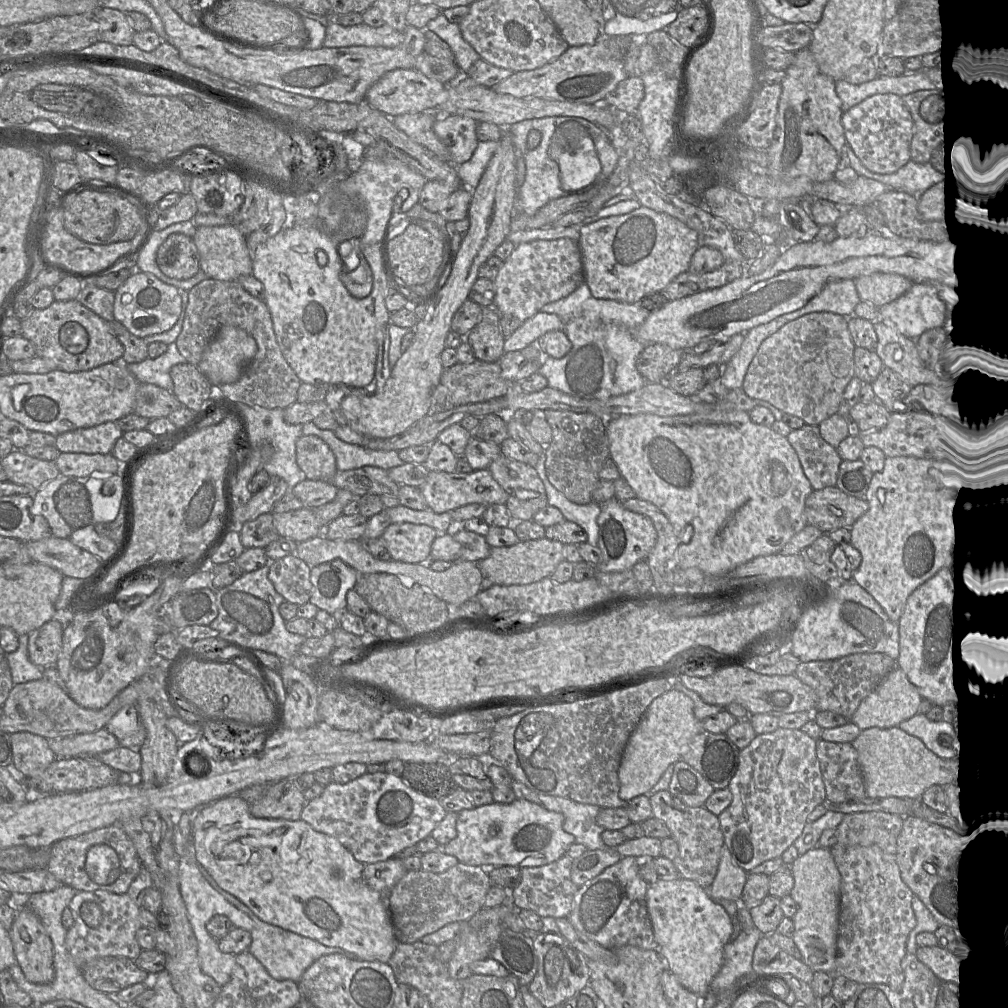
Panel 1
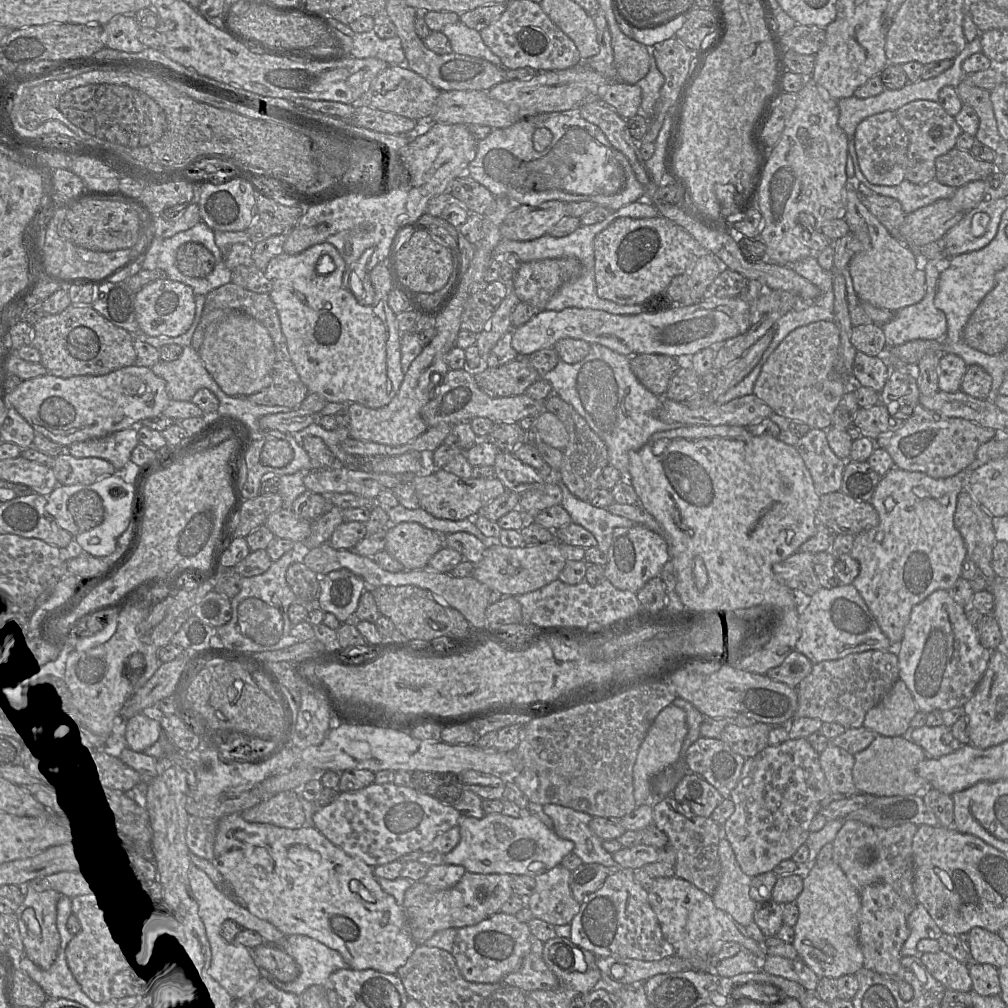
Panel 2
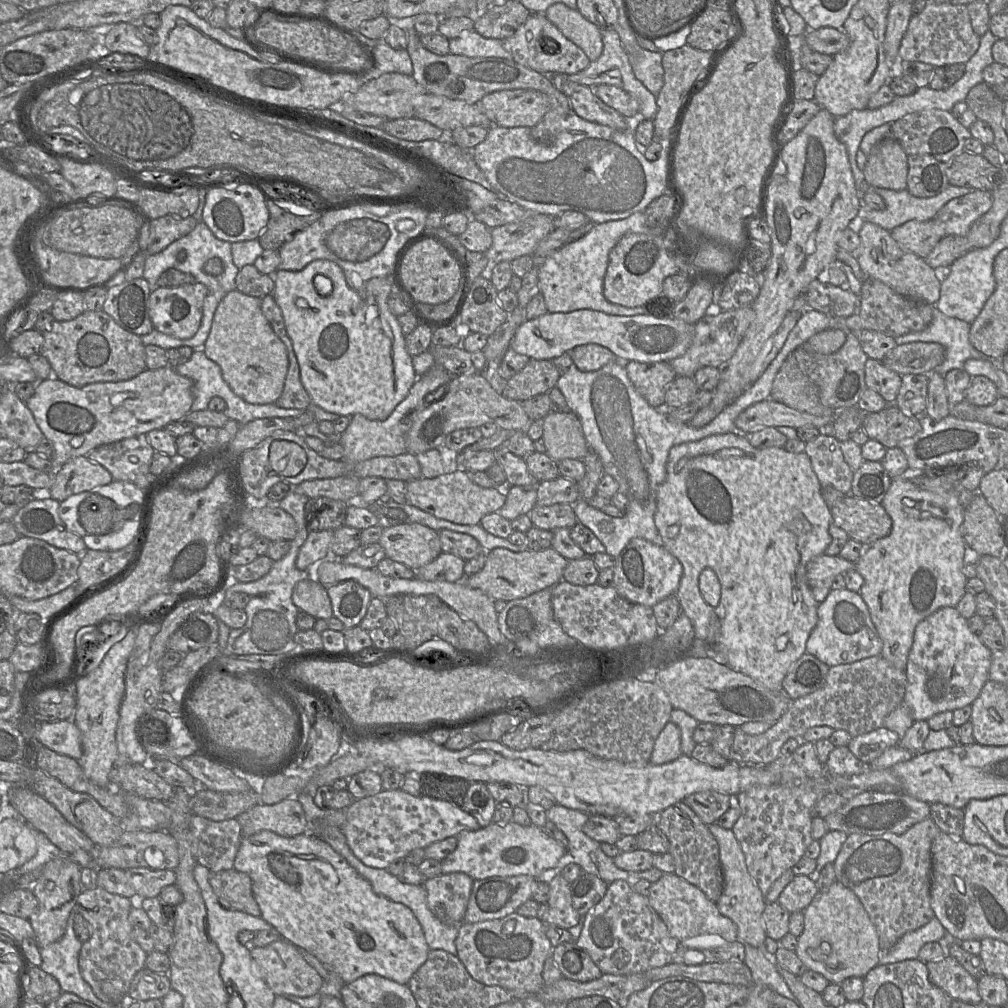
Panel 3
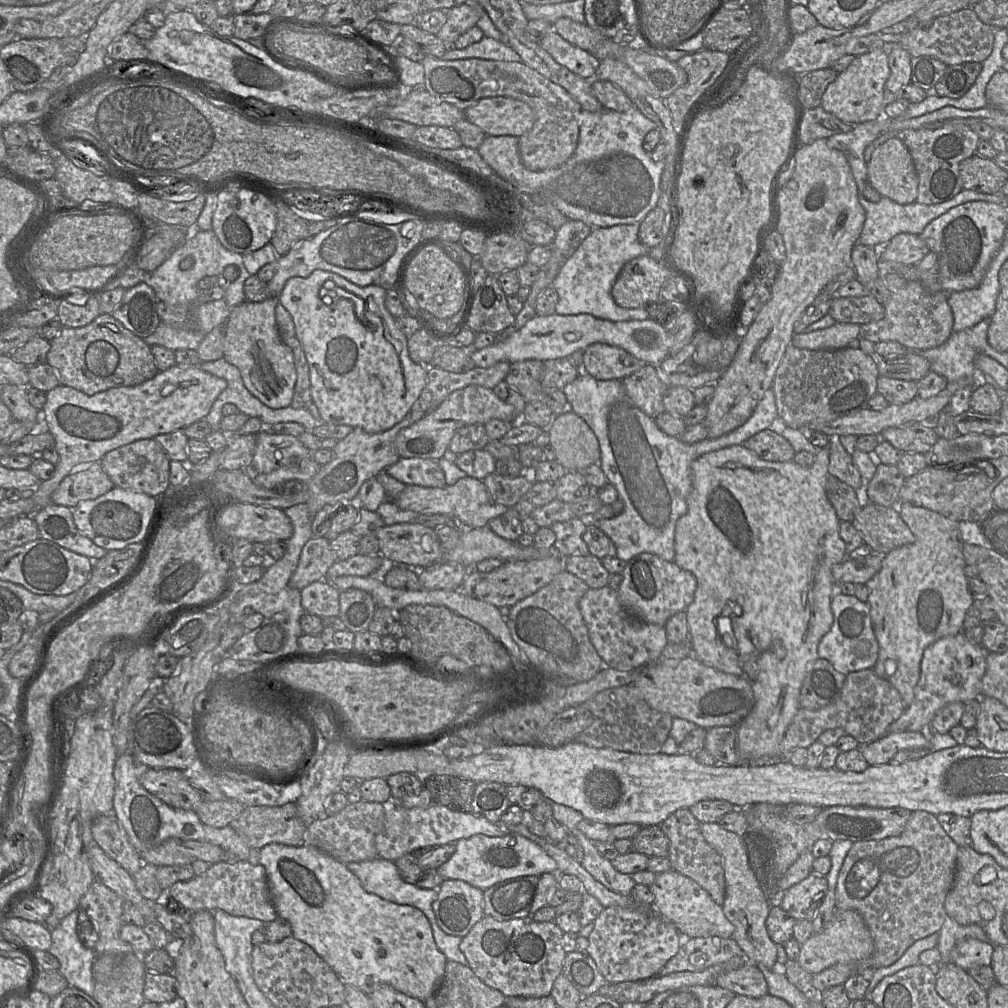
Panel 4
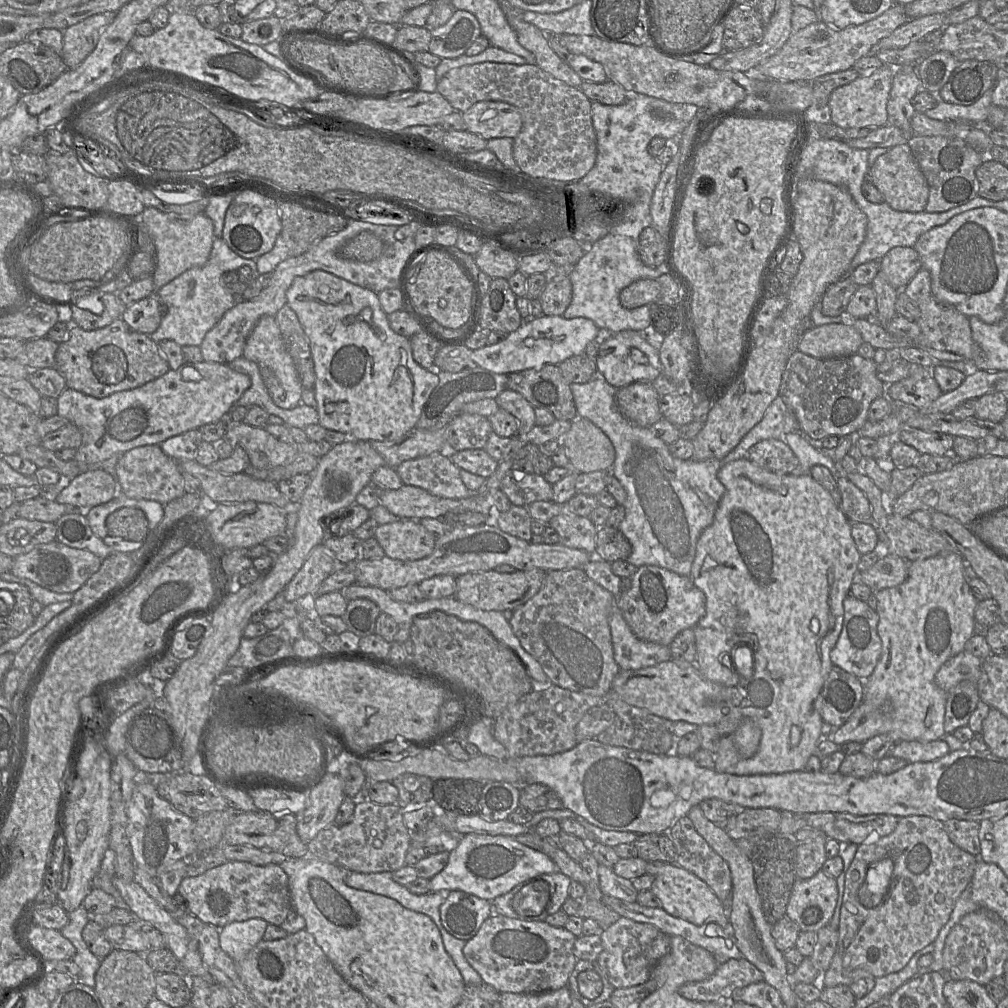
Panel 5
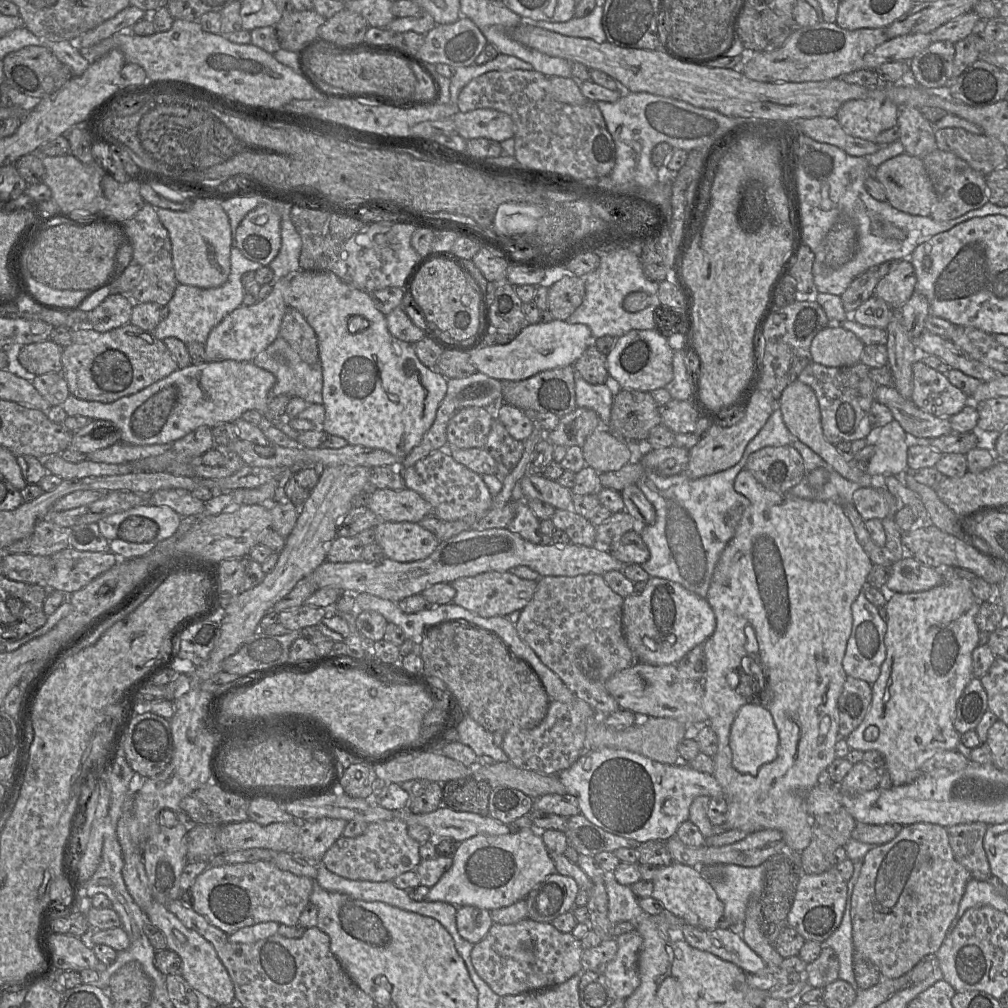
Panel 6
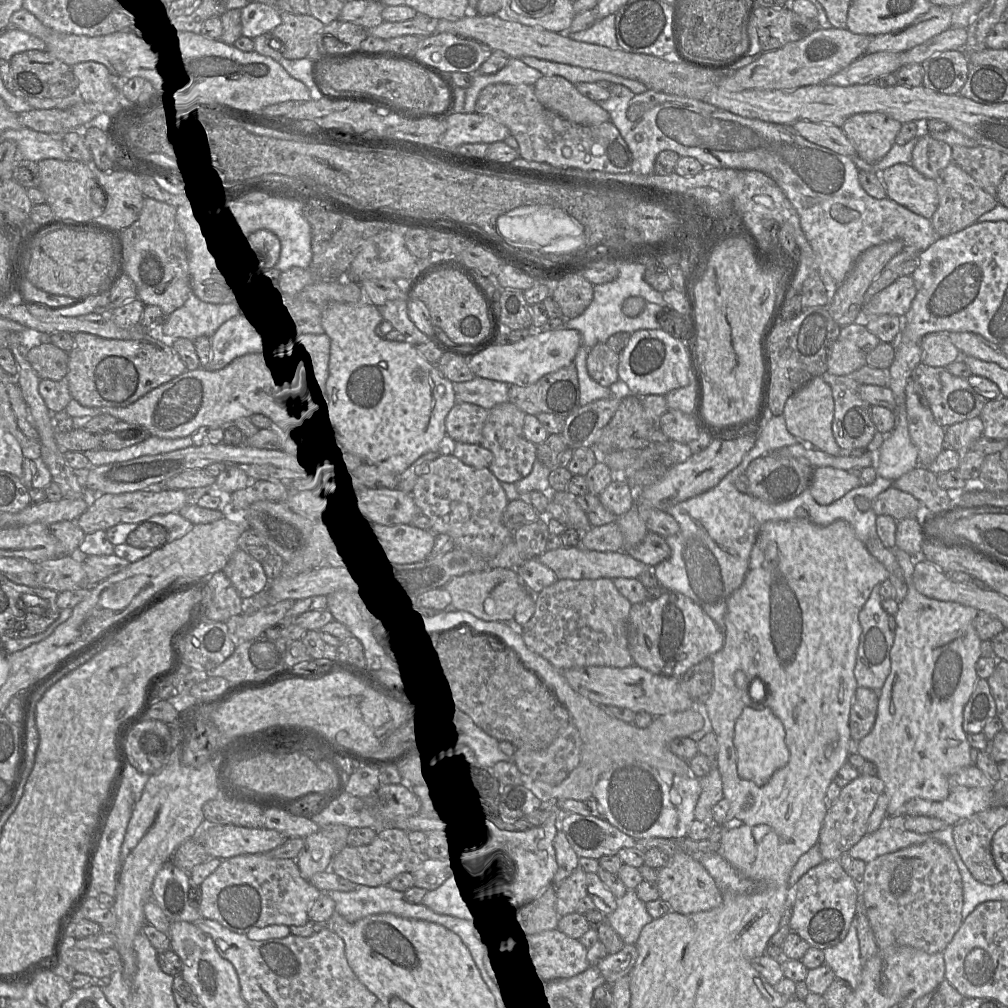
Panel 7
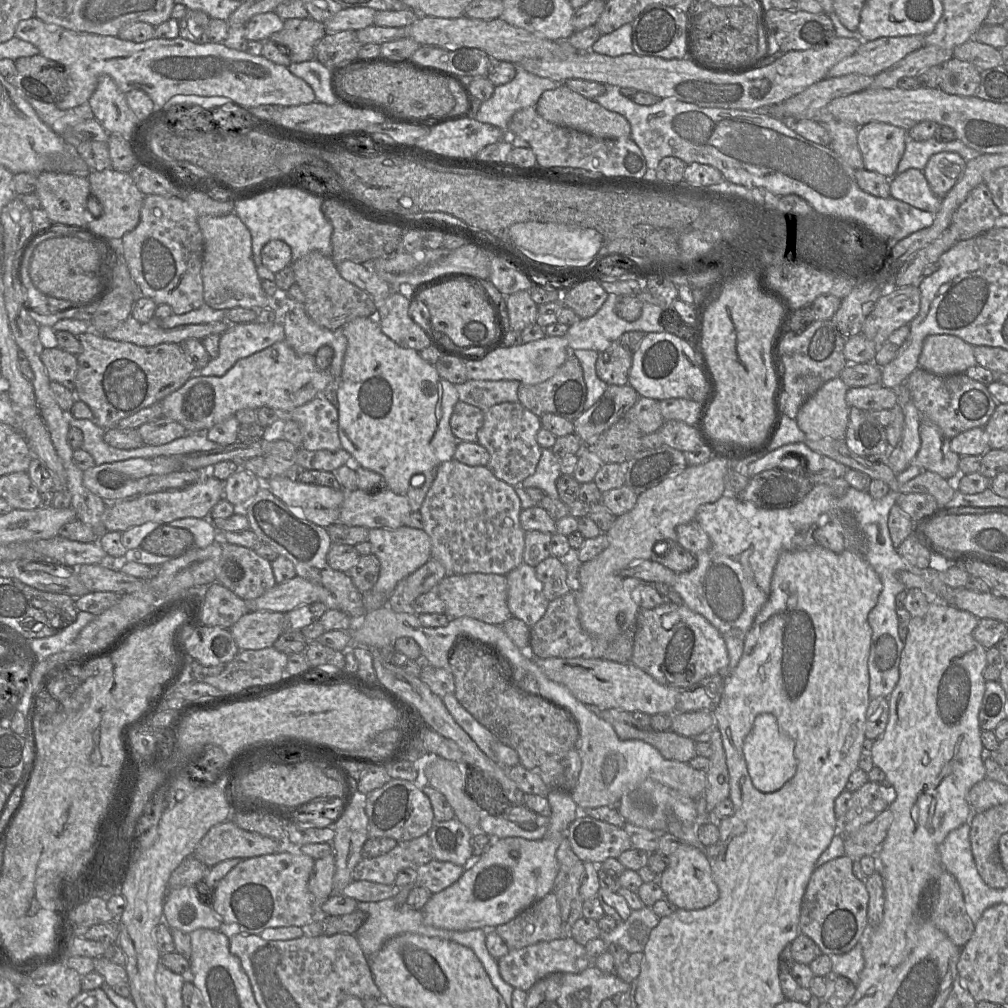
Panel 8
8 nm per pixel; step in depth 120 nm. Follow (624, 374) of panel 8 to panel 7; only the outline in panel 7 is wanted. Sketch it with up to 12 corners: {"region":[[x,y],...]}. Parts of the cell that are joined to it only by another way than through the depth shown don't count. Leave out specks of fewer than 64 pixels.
{"region":[[606,343],[587,356],[590,377],[605,387],[617,383],[619,353]]}

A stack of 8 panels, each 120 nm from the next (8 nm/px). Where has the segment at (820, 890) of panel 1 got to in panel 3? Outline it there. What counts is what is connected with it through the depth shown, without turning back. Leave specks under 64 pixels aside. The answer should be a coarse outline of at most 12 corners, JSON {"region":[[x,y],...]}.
{"region":[[835,881],[802,911],[796,954],[841,984],[879,964],[877,930]]}

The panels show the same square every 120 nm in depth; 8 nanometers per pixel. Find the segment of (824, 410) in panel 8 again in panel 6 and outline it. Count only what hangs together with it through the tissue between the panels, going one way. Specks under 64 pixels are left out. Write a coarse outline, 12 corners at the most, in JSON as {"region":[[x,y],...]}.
{"region":[[798,380],[778,406],[786,427],[842,477],[871,487],[824,437],[818,400]]}

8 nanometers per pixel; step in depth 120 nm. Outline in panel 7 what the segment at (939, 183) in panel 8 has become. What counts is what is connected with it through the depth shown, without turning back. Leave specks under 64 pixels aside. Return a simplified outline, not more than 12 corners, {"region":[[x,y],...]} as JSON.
{"region":[[917,136],[912,166],[936,179],[952,162],[952,147]]}

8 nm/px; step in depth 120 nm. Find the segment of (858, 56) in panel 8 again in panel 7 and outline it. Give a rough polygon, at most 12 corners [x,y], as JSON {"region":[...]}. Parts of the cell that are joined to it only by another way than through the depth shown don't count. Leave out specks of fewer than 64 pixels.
{"region":[[932,5],[908,26],[873,37],[866,54],[903,53],[951,27]]}

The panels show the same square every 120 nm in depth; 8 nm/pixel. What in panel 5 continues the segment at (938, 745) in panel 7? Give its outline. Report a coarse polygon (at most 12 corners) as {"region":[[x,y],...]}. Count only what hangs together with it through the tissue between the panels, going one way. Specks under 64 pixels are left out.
{"region":[[957,551],[874,591],[881,655],[825,739],[942,739],[979,602]]}

